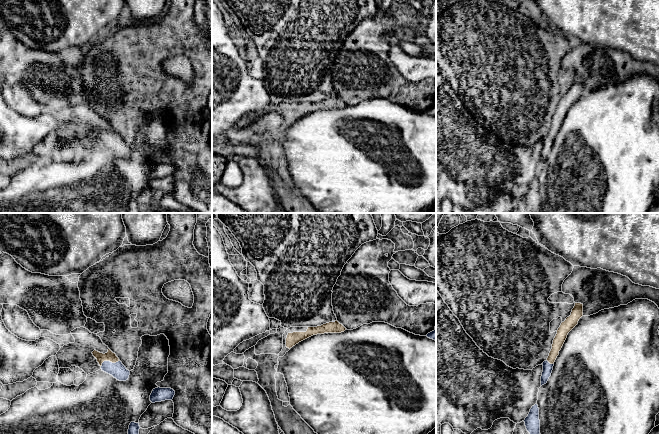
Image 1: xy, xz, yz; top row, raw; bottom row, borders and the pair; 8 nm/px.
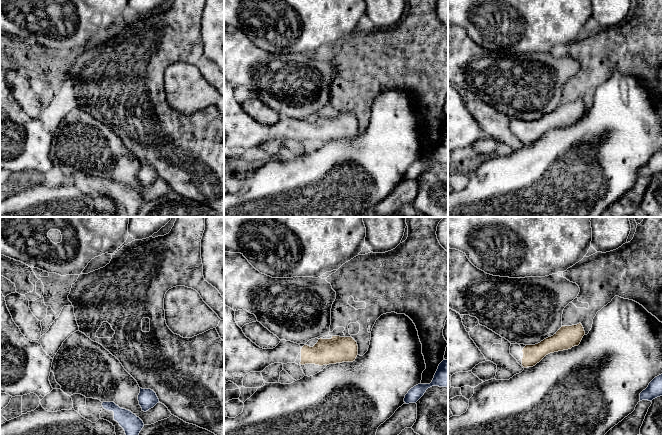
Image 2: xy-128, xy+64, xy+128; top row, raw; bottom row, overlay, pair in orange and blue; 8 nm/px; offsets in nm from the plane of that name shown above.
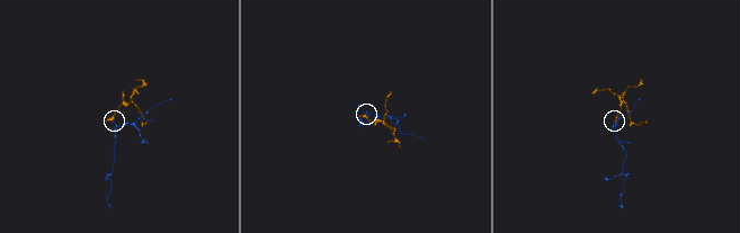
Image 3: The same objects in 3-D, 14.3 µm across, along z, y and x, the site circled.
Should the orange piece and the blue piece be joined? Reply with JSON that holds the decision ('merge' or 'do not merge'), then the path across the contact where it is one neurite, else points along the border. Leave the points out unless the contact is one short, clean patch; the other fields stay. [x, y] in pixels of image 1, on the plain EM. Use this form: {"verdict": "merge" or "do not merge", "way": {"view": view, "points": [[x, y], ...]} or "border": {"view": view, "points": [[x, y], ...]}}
{"verdict": "merge", "way": {"view": "xy", "points": [[109, 132], [109, 136], [117, 146]]}}

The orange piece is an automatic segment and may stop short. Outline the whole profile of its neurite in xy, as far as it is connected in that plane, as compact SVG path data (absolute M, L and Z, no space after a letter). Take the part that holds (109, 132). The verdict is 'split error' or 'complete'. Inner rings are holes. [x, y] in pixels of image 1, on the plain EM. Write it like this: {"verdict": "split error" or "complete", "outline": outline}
{"verdict": "split error", "outline": "M108 125L108 128L105 130L96 126L94 126L92 130L97 135L102 147L112 151L119 157L128 156L130 147L126 145L116 130L110 125Z"}

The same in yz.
{"verdict": "split error", "outline": "M575 79L571 91L561 99L557 106L557 110L553 116L552 125L546 137L543 138L543 148L541 152L541 162L546 160L551 152L554 138L559 131L568 109L578 100L579 95L583 92L583 80Z"}

